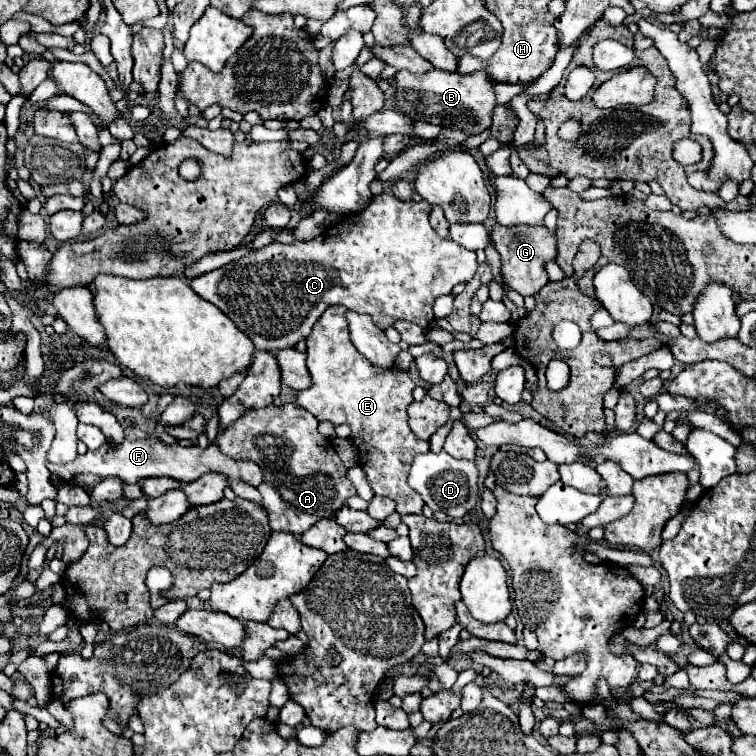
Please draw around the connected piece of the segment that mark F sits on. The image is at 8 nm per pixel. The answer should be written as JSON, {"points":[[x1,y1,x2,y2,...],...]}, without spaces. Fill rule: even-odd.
{"points":[[126,427,122,443,106,441,100,449,86,451,86,455,78,455,74,461,70,461,66,465,54,465,50,461,46,461,46,465,48,465,50,473,58,475,62,481,66,481,70,485,84,487,84,489,94,487,104,477,118,477,124,483,140,483,142,479,148,479,148,477,174,477,182,483,190,483,190,481,196,481,198,477,202,477,208,471,224,473,230,481,232,479,242,479,242,481,250,483,252,487,258,487,260,481,262,481,262,469,256,463,246,461,246,459,244,461,230,459,214,443,208,449,202,449,198,445,180,447,178,443,176,445,166,445,158,437,146,433,138,427]]}

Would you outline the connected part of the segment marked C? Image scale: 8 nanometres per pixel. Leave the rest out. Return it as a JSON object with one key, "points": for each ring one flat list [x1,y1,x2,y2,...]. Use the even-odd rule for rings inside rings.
{"points":[[382,193,374,197,362,213,350,215,350,219,344,217,338,225,326,229,312,241,294,241,290,245,270,243,250,257,192,279,190,287,226,313,234,325,252,339,256,351,266,353,290,349,300,339,306,339,330,305,344,305,358,313,368,313,380,329,390,327,396,319,406,319,428,329,434,321,434,301,440,295,450,295,454,285,468,283,478,265,474,251,462,249,456,241,438,237,428,223,428,213,430,203,426,201,404,203,394,195]]}

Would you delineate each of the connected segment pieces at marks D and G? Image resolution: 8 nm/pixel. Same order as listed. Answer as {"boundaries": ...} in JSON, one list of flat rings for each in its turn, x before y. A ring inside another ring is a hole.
{"boundaries":[[[446,451,440,453,422,453,414,457,410,475,408,475,408,485,418,491,424,499,424,503,432,511,444,511,452,517,464,517,474,509,474,505,480,499,478,491,478,469,474,461,458,461,450,457]],[[496,223,492,229,492,241,502,259,500,273,502,273,502,283,506,289,514,289,522,297,526,297,526,295,536,295,548,283,544,265,556,257,556,237,550,235,544,229,544,225,504,227,504,225]]]}

